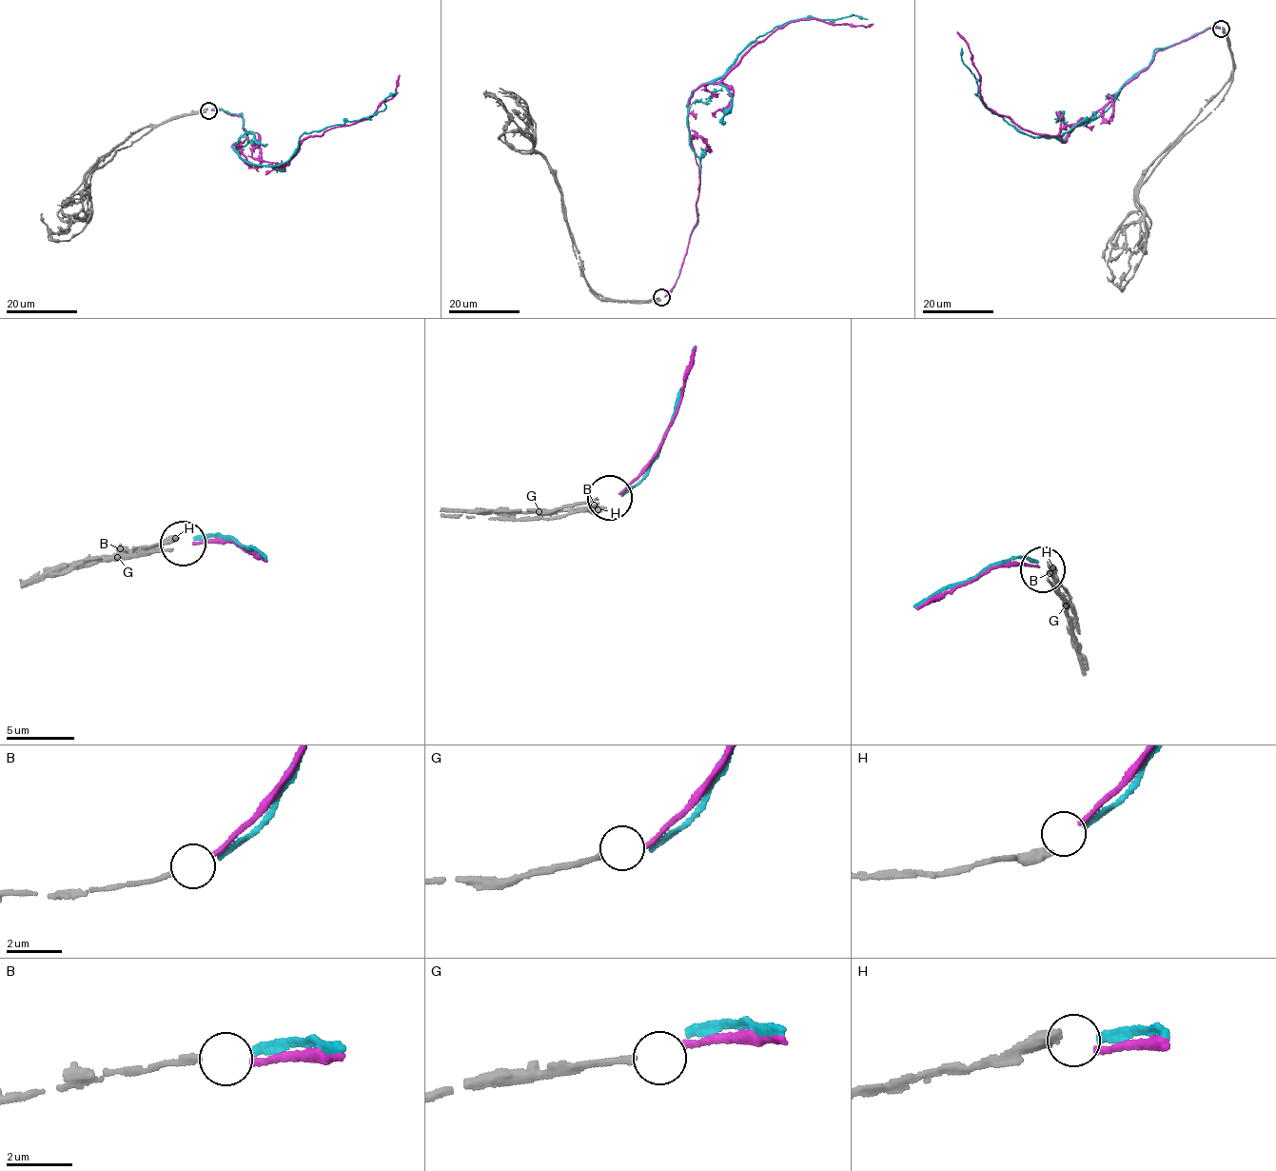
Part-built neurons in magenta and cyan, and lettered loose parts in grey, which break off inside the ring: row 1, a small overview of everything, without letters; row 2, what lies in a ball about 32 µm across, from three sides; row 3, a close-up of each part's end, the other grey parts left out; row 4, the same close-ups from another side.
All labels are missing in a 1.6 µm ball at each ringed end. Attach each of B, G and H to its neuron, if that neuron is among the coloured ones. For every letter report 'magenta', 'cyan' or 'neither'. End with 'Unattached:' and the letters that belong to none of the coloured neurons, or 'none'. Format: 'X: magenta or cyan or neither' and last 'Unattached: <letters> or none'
B: magenta
G: neither
H: cyan
Unattached: G

